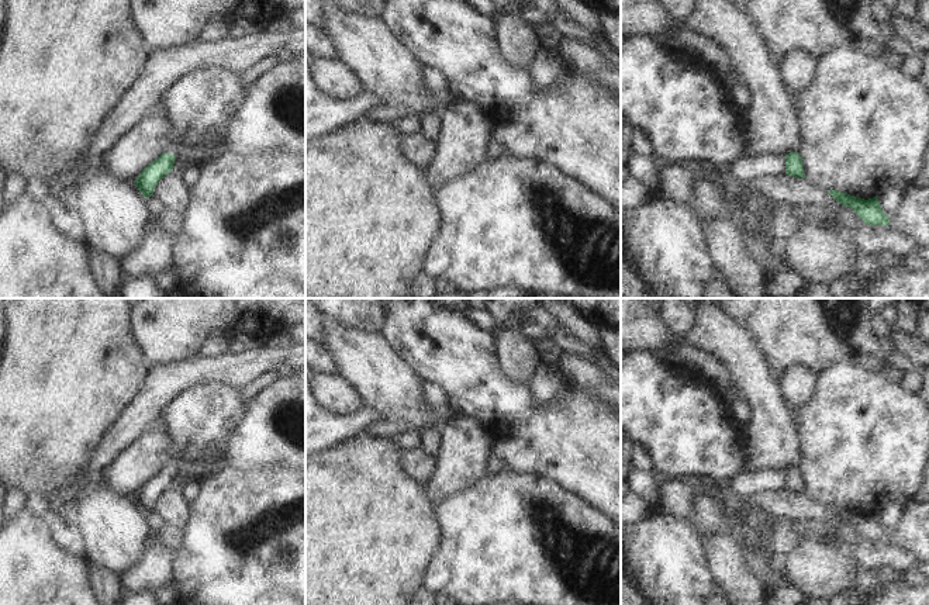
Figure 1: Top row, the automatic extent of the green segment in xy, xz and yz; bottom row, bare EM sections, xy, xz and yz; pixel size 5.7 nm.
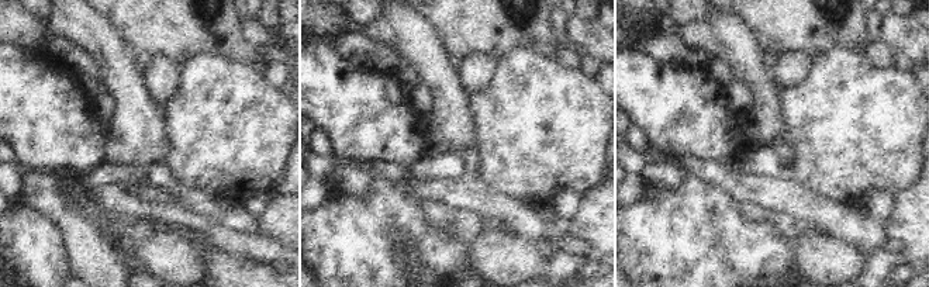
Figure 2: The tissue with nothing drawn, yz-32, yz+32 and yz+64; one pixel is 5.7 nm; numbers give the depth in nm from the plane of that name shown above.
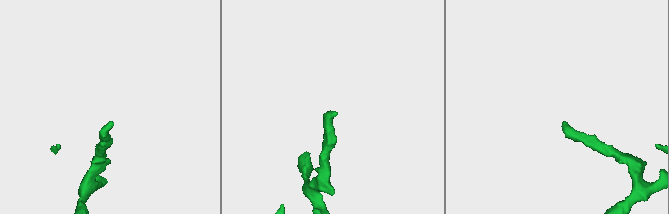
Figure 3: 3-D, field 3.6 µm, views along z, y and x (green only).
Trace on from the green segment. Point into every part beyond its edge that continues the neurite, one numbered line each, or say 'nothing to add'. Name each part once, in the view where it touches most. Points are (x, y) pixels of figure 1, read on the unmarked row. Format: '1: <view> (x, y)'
1: xy (173, 462).

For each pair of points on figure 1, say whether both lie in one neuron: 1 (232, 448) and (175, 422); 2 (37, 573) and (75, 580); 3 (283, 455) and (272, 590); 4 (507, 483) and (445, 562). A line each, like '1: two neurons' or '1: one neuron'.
1: two neurons
2: one neuron
3: two neurons
4: one neuron

